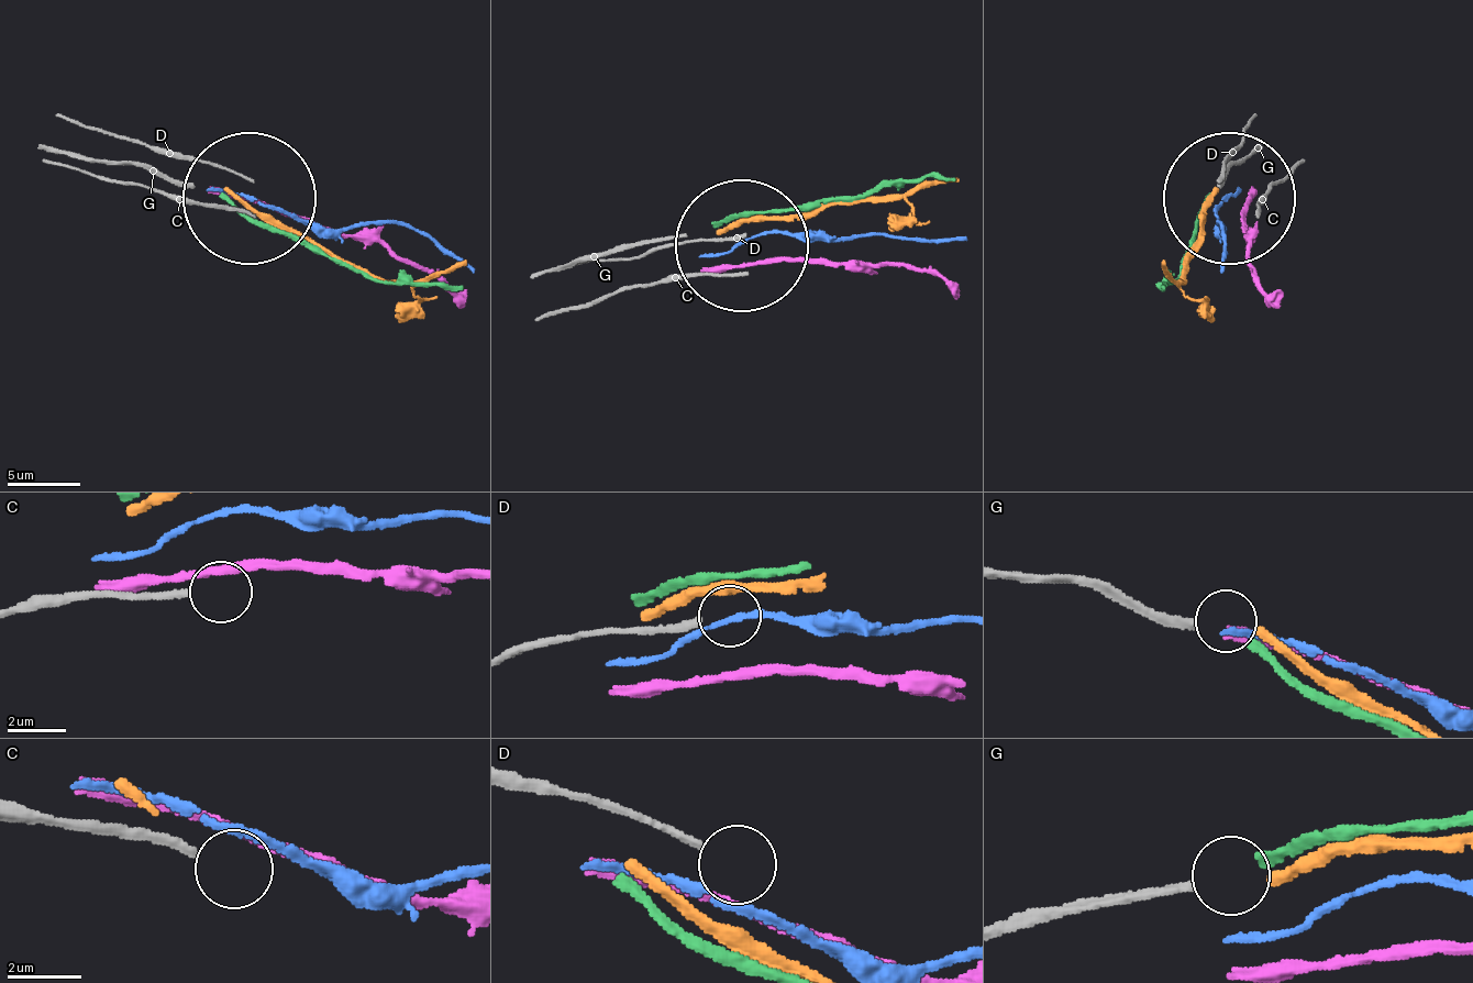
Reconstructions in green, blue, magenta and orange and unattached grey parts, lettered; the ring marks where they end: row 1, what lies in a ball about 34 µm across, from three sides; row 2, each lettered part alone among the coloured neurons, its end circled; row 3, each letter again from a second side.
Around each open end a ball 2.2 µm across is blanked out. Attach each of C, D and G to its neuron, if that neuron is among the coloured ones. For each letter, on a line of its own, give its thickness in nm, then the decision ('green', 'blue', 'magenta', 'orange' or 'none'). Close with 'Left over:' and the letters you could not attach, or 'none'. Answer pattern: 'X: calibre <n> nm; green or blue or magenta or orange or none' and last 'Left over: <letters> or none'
C: calibre 240 nm; none
D: calibre 200 nm; none
G: calibre 240 nm; orange
Left over: C, D

